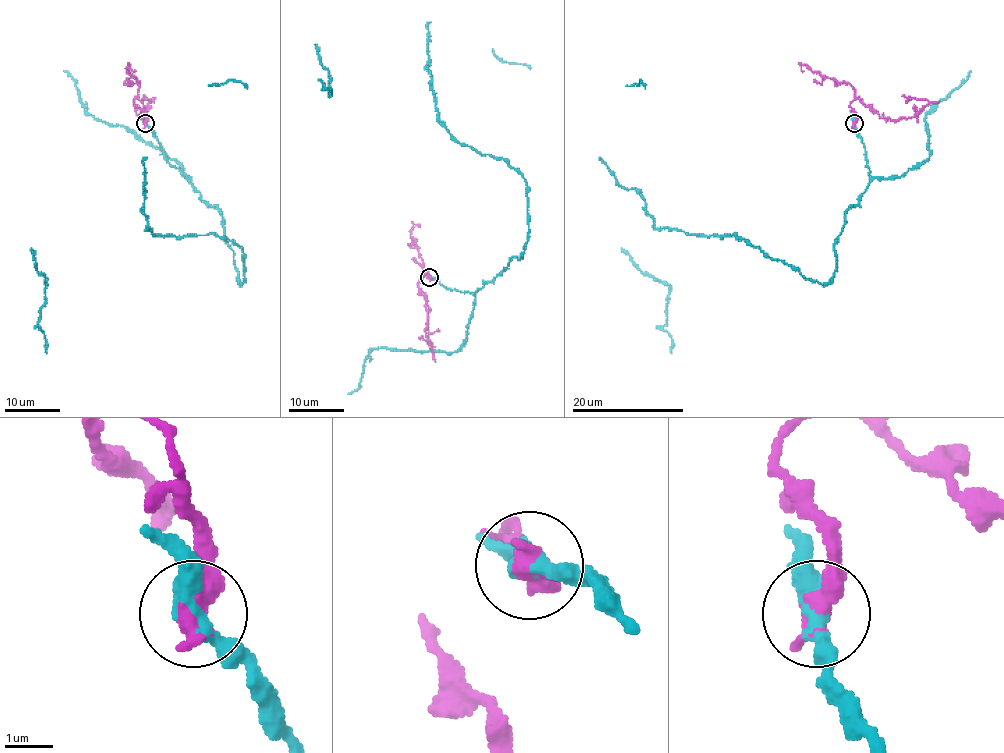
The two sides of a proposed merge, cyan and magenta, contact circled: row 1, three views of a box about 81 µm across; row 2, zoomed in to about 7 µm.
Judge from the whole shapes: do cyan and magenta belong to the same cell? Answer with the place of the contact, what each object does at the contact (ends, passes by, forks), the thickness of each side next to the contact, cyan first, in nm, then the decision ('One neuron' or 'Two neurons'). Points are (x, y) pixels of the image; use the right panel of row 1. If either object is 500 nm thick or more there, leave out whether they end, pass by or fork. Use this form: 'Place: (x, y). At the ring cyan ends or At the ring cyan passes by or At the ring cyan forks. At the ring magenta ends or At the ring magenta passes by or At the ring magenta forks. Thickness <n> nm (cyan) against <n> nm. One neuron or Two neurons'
Place: (854, 123). Thickness 380 nm (cyan) against 600 nm. Two neurons

